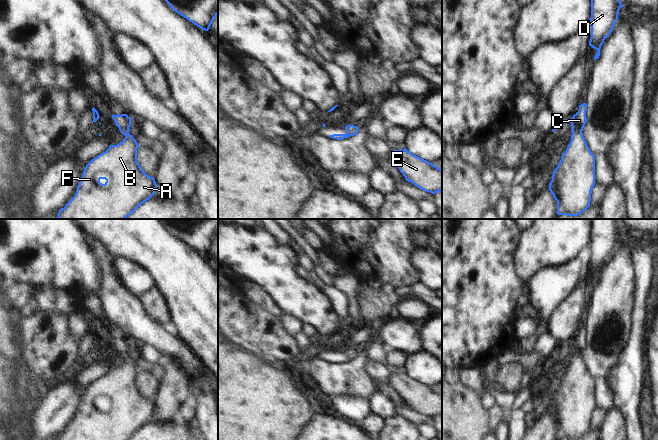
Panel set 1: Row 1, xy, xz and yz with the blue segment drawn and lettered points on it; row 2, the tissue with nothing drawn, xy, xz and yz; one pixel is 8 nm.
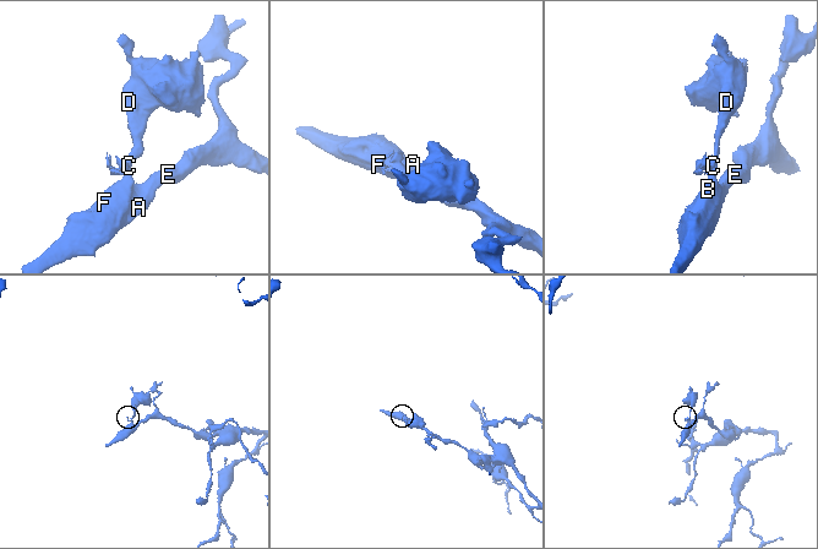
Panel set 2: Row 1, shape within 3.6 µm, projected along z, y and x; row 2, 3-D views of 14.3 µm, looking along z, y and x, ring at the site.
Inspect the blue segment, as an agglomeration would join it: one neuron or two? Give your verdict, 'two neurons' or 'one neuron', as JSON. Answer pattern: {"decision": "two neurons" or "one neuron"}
{"decision": "two neurons"}

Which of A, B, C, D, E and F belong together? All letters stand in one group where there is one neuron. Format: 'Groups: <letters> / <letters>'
Groups: A B E F / C D.

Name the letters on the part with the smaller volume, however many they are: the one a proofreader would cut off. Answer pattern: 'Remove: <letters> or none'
Remove: C, D

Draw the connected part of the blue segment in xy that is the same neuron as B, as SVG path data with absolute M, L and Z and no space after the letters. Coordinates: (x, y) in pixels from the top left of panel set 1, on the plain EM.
M129 357L122 366L92 383L84 392L75 420L58 440L129 440L155 417L157 408L137 386L138 367Z

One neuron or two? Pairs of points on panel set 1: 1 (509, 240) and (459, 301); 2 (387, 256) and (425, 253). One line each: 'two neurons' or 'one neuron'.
1: one neuron
2: two neurons

